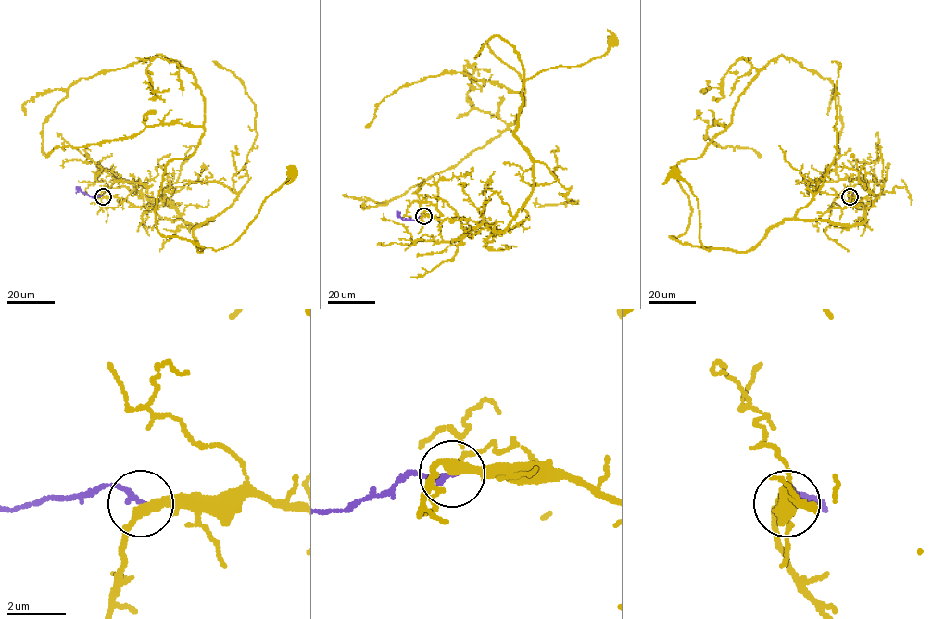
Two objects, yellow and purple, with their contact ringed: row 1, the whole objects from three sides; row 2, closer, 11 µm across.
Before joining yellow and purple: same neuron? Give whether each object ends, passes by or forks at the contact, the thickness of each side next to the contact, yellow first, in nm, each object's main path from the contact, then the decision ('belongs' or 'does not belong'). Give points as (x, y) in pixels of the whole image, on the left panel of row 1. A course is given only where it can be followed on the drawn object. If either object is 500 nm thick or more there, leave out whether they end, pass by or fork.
yellow passes by; purple ends there; 300 nm thick on the yellow side, 190 nm on the other; yellow runs (103, 196), (136, 207), (167, 201), (187, 223), (212, 219), (193, 236), (199, 251), (217, 250), (293, 172); purple runs (103, 196), (90, 196), (77, 190), (77, 186); belongs

